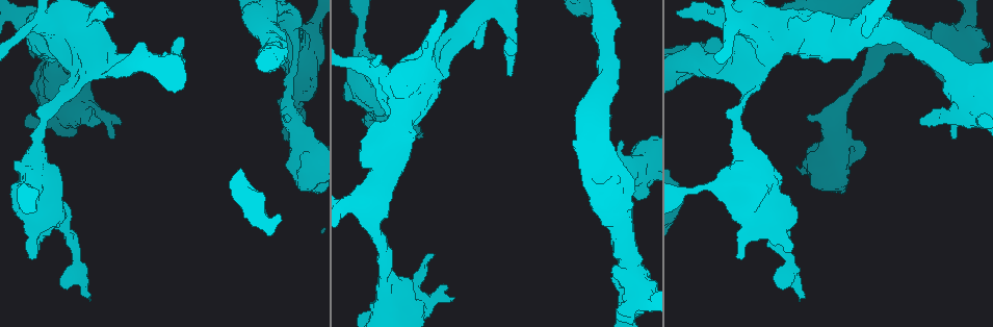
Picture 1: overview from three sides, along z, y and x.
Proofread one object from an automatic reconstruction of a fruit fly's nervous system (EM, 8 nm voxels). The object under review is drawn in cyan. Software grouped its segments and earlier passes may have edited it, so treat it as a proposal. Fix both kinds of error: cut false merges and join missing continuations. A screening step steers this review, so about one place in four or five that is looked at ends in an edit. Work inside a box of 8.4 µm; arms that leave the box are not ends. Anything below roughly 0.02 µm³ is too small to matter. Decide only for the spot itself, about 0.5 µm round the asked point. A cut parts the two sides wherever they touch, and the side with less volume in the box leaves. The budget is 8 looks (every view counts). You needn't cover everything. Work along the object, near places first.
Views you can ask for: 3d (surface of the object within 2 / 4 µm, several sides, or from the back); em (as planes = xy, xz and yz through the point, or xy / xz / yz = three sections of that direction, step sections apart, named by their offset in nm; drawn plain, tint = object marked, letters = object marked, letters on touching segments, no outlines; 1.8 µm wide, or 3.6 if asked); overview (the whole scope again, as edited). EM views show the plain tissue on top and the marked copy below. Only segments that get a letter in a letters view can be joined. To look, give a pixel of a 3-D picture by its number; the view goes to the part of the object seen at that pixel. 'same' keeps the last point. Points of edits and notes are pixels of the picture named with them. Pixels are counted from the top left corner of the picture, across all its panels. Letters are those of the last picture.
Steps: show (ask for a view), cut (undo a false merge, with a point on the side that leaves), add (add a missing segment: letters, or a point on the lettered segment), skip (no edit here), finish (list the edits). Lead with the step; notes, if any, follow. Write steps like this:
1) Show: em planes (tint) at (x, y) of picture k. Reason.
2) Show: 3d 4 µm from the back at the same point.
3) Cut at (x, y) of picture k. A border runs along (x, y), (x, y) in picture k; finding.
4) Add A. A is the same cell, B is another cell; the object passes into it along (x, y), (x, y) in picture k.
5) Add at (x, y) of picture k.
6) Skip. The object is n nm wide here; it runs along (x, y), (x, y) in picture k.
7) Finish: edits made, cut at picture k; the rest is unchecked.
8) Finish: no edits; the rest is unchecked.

Show: 3d 2 µm at (640, 198) of picture 1.

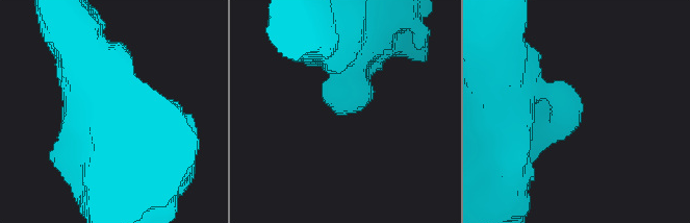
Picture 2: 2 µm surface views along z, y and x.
Show: em xy step 16 (tint) at (344, 115) of picture 2. Shape alone is not enough.

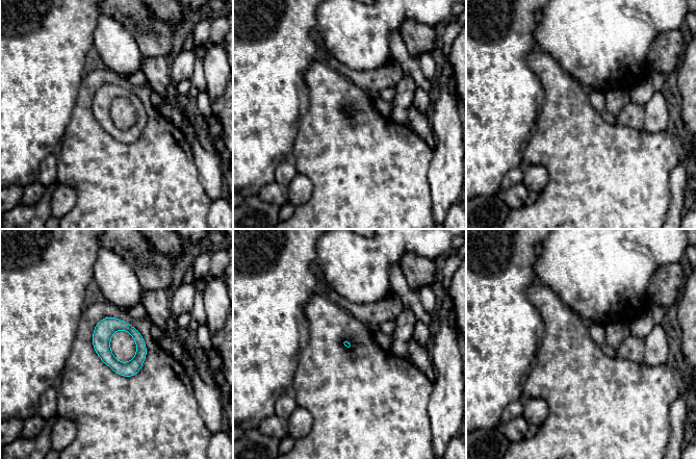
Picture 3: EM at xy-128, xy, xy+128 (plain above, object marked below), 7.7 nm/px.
Show: em planes (letters) at the same point.

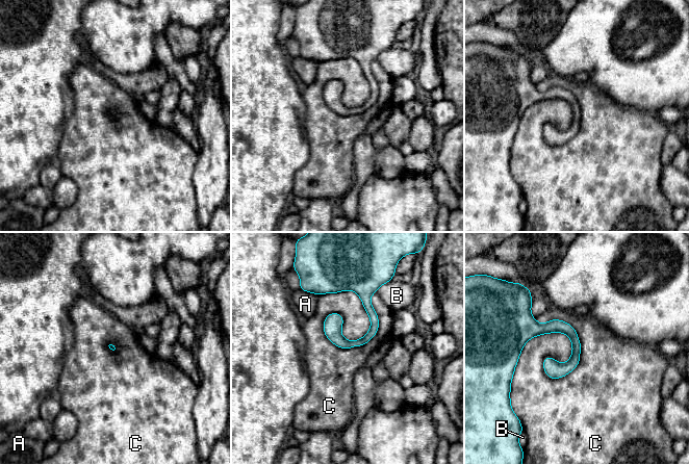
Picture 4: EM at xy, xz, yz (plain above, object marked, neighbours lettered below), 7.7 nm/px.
Skip. The longest contact is with C, 500 nm; A, B and C are other cells; none of them fits.

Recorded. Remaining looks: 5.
Show: 3d 4 µm at (179, 62) of picture 1. Abrupt turn.

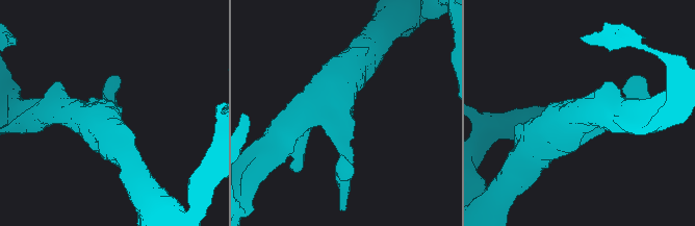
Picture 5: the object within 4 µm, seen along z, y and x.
Show: em 3.6 µm planes (tint) at (347, 120) of picture 5. The arms are 220, 500 nm wide; shape alone is not enough.

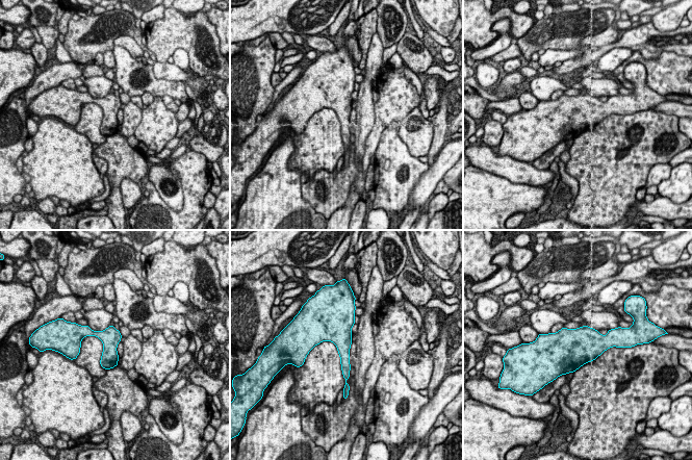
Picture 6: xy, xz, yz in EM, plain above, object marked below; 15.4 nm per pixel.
Show: em 3.6 µm planes (letters) at the same point.

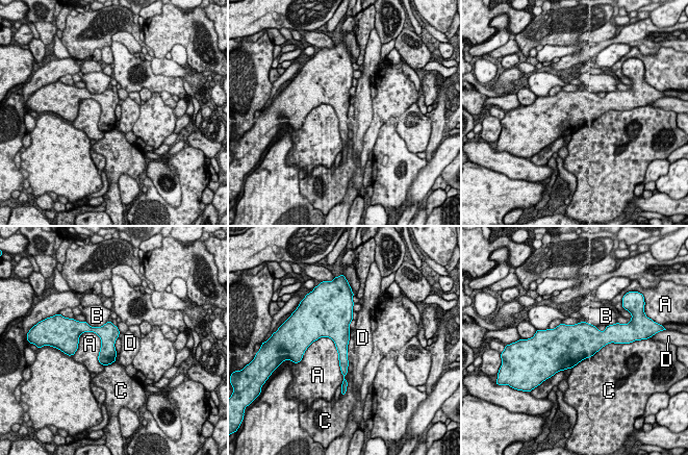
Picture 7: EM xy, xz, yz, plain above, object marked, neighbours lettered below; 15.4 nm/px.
Skip. A, B, C and D are other cells; a border runs along (82, 332), (100, 338), (104, 367) in picture 7; one cell here.

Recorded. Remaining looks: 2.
Show: em planes (letters) at (704, 185) of picture 1. Thick turns thin.

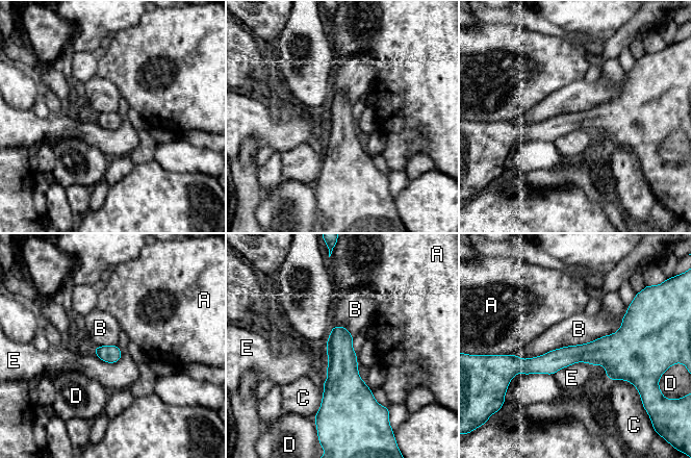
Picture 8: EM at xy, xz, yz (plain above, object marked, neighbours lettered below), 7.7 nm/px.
Skip. The object is 140 nm wide here; A, B, C, D and E are other cells; it runs along (638, 345), (544, 364), (514, 361) in picture 8; continuous, no second cell.

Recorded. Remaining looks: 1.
Finish: no edits; the rest is unchecked.

